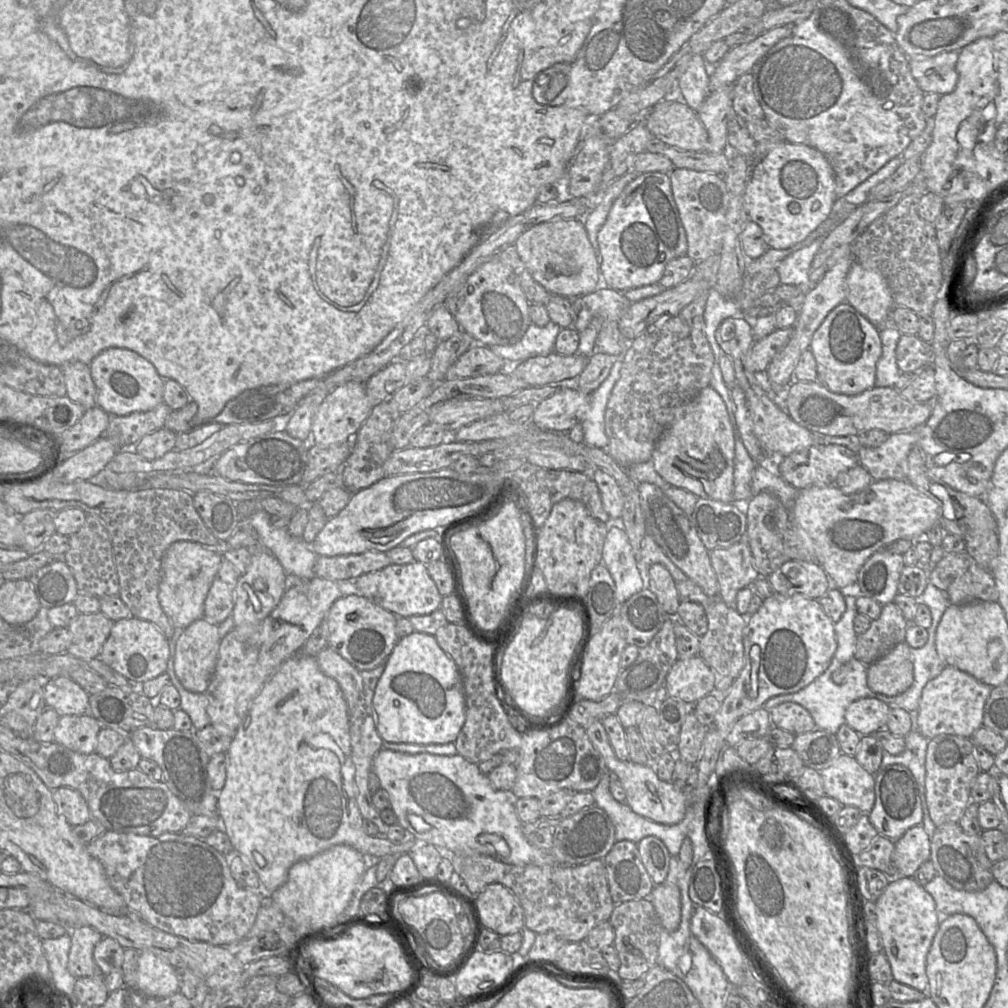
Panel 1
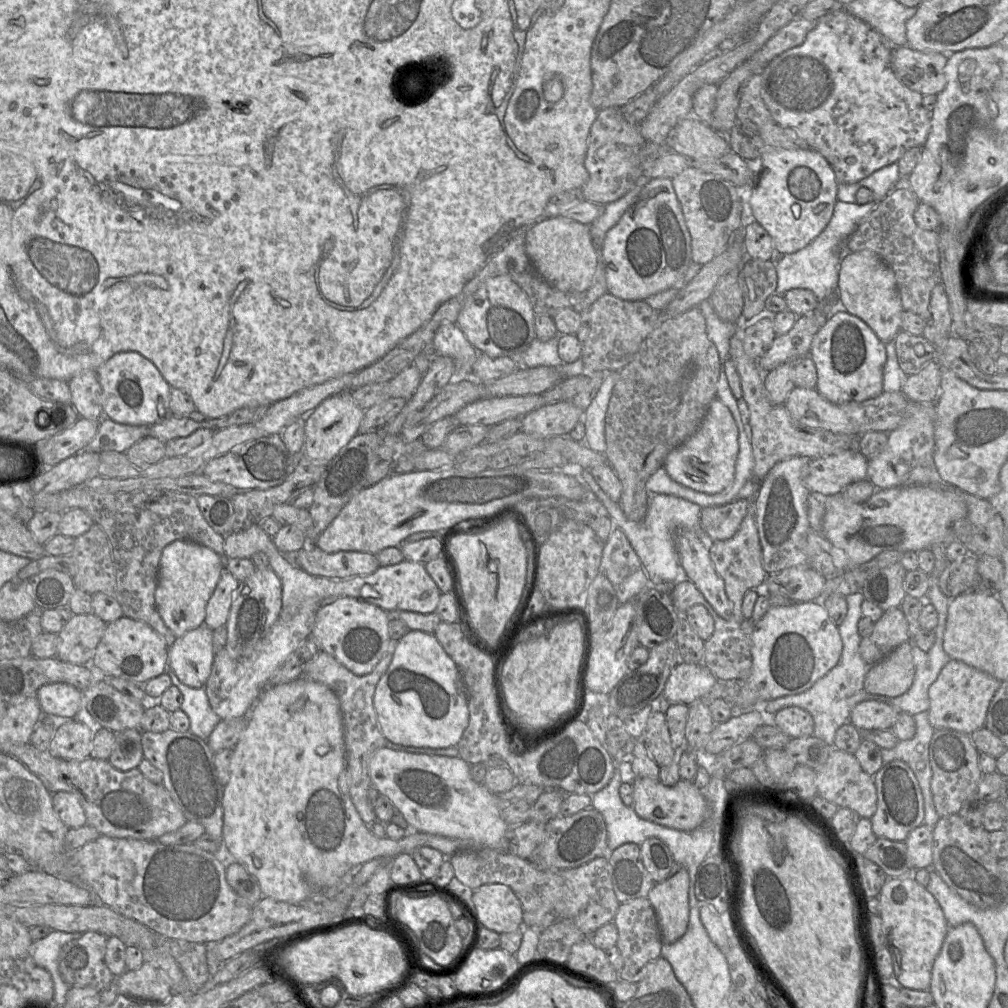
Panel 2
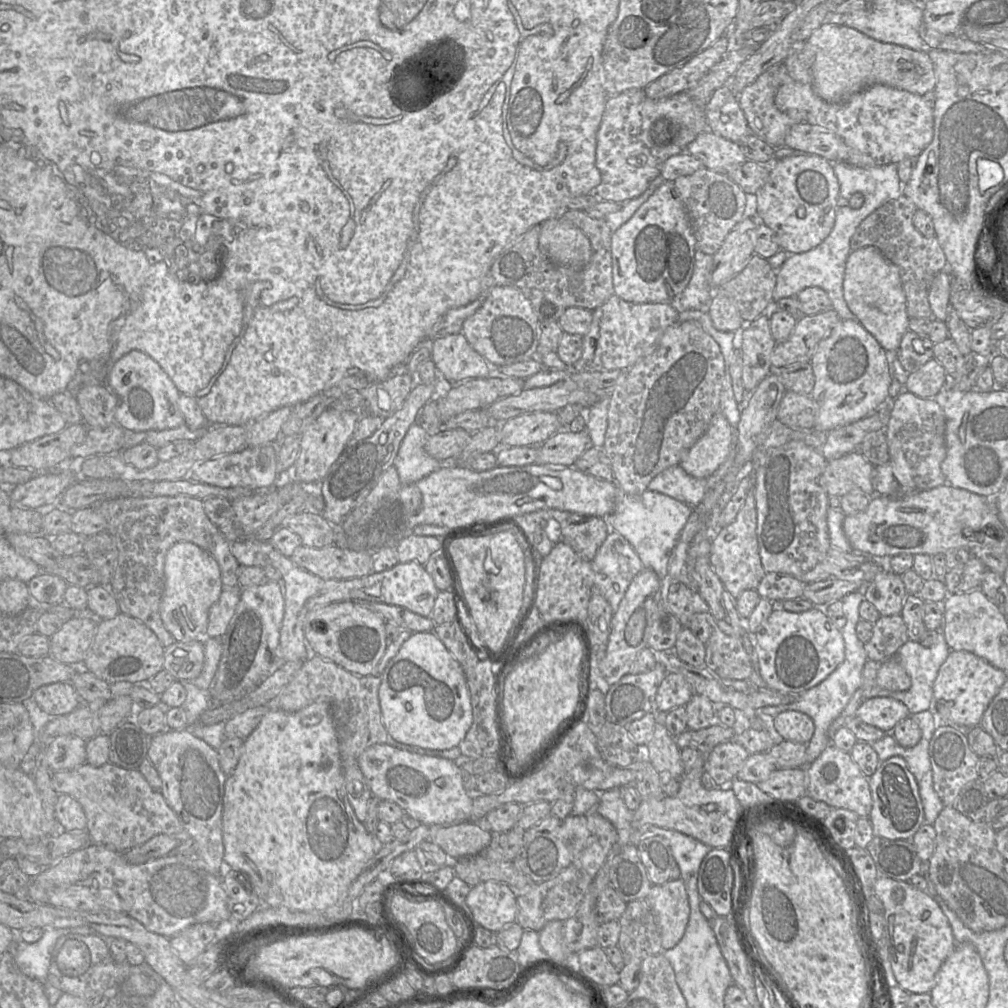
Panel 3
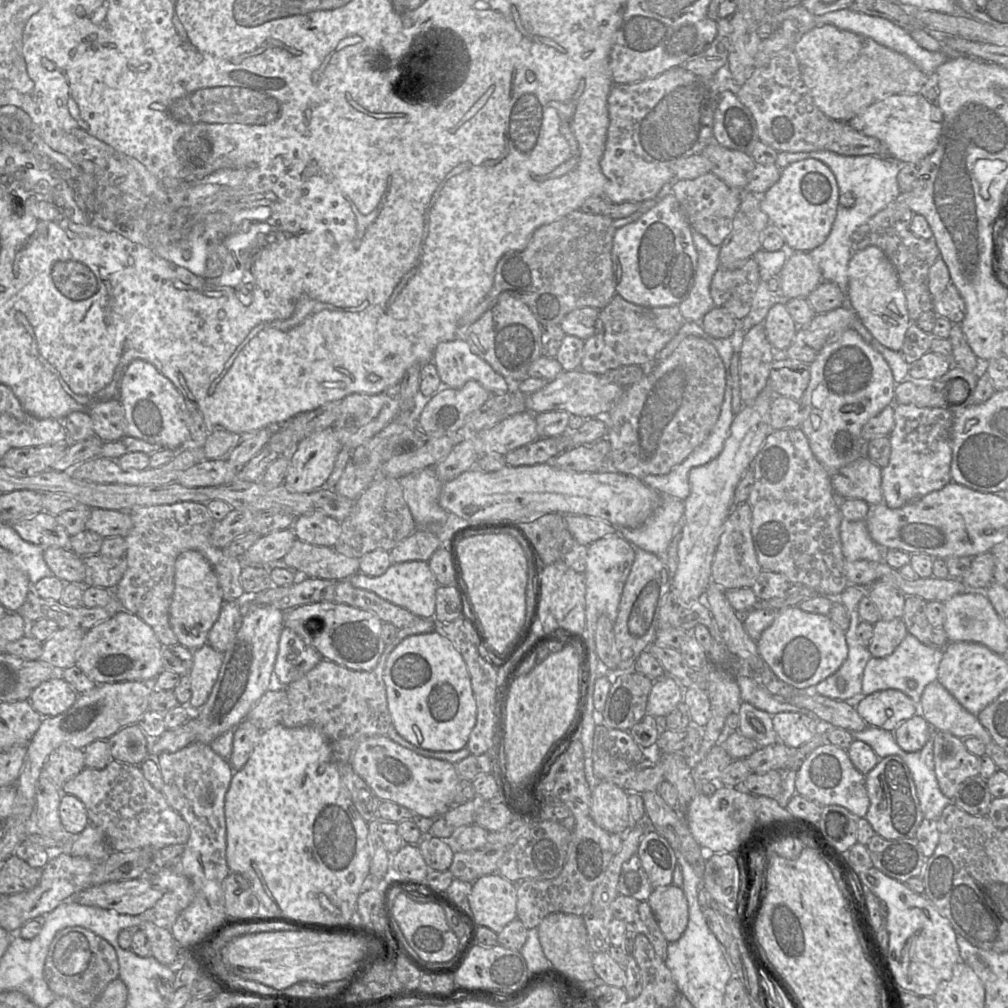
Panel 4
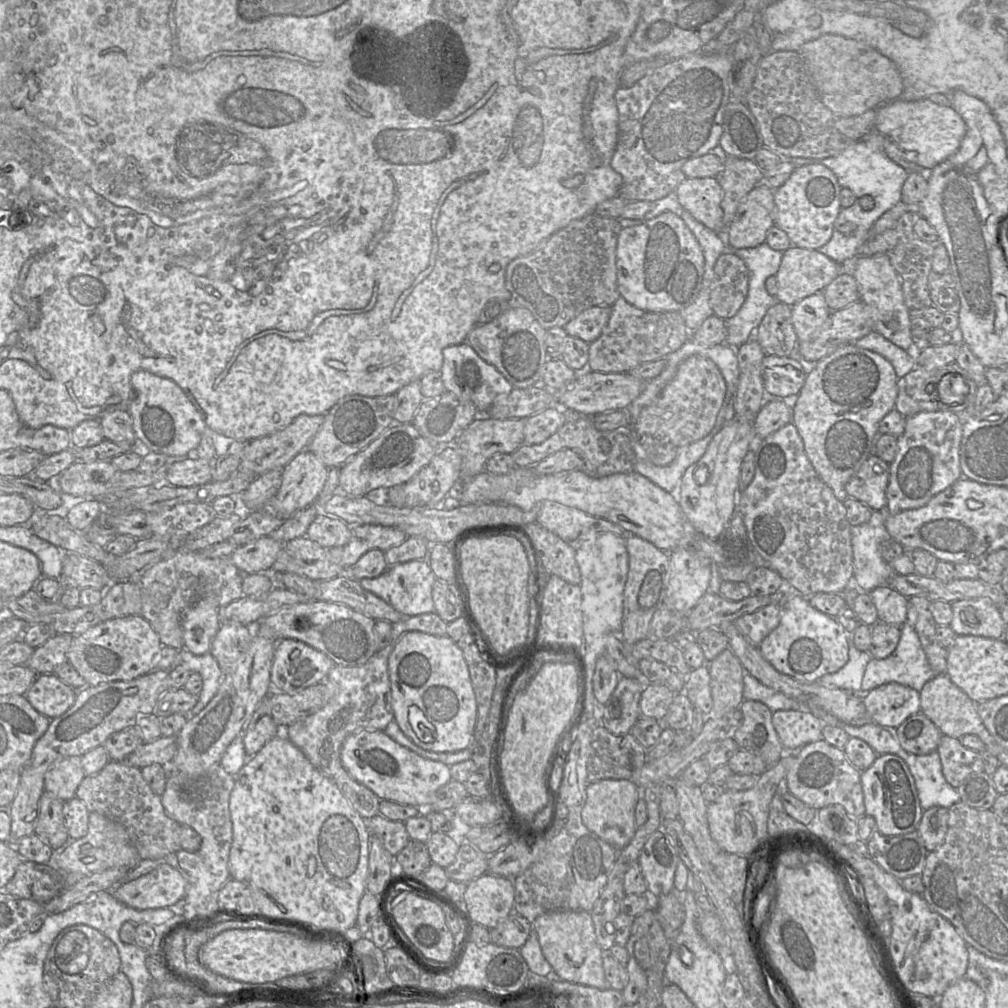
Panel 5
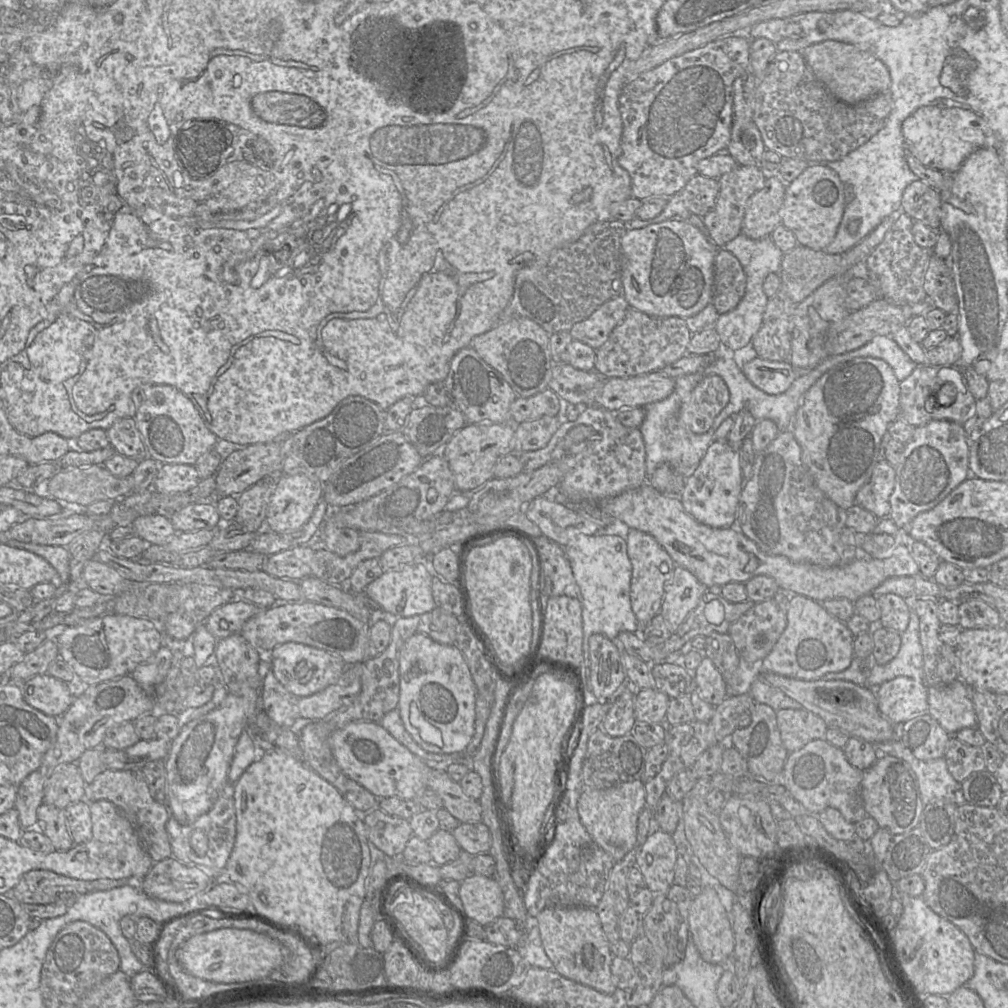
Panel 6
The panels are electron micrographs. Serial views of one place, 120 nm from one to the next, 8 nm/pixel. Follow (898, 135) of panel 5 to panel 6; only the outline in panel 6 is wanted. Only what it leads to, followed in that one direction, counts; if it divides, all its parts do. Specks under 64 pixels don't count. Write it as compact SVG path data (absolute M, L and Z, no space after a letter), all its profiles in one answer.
M929 104L918 108L902 123L902 134L907 153L921 164L945 174L957 172L976 149L995 147L997 136L987 121L970 109Z

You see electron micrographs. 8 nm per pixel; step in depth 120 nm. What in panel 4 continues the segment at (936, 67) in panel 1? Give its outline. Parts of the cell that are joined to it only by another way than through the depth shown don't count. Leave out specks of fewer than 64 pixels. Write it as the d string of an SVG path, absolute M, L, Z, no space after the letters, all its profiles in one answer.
M825 24L800 35L792 46L814 104L832 120L846 122L872 103L895 94L917 94L928 80L907 56L873 39Z

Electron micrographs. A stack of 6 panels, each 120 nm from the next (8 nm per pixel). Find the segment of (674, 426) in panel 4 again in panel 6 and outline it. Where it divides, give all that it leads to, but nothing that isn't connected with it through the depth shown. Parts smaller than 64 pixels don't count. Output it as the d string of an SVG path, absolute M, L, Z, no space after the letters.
M705 375L679 409L686 428L695 434L706 433L716 416L729 402L729 390L718 375Z

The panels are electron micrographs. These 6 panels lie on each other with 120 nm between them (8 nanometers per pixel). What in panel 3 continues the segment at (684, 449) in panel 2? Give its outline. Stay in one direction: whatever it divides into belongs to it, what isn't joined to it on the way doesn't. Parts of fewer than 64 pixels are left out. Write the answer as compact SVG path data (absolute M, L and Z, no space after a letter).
M718 411L713 415L707 431L687 451L679 465L692 477L707 478L726 461L732 441L733 428Z

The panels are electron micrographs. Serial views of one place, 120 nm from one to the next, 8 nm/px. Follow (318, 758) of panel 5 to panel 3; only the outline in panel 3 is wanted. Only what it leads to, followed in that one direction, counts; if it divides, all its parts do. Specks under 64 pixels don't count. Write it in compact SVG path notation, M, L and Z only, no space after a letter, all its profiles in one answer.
M401 630L399 636L388 644L372 673L367 676L355 675L333 661L311 653L299 672L278 696L266 705L261 705L268 706L270 709L279 708L286 712L299 711L314 702L325 702L330 705L340 747L345 793L355 816L363 824L367 817L368 801L372 792L360 770L358 758L366 748L375 744L388 744L397 747L383 724L378 690L387 663L397 654L402 644L412 633L414 632Z

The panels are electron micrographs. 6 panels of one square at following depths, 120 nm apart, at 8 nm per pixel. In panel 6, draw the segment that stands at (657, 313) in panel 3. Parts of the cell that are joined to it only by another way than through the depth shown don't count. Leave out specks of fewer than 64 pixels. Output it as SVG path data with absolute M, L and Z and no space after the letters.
M629 308L625 318L613 329L607 341L595 350L594 371L603 378L626 378L660 371L686 354L691 336L684 318L652 317Z

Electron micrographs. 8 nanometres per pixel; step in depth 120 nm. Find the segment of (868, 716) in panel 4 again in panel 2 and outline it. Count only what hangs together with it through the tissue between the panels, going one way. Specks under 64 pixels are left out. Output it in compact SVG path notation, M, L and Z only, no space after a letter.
M866 699L851 711L849 722L860 731L891 730L900 712L879 700Z

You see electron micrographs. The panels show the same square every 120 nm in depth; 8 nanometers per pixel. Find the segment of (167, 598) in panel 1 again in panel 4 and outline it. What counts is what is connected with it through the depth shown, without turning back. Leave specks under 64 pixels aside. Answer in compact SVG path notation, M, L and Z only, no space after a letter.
M188 550L181 553L175 562L174 583L169 610L171 628L179 644L190 650L199 649L207 643L208 633L217 621L224 603L218 578L201 553Z

